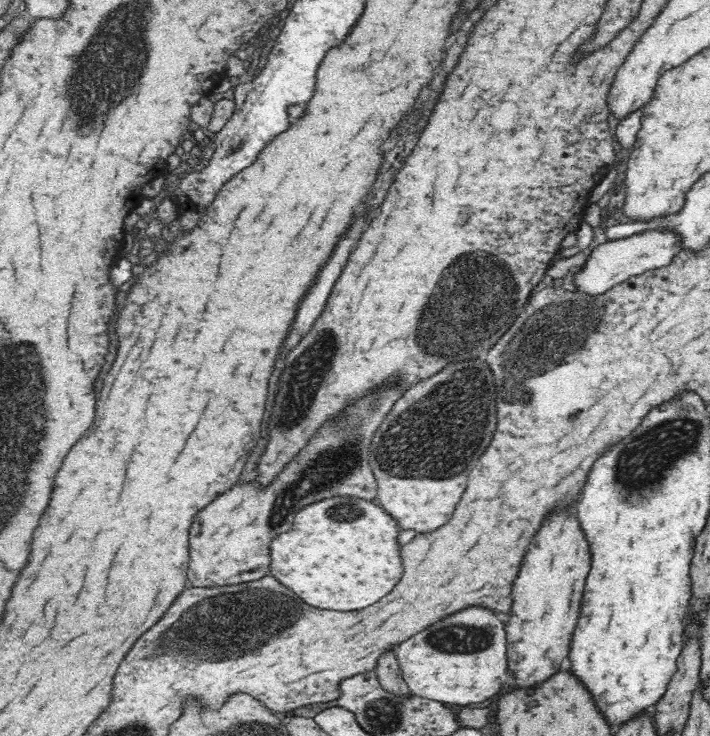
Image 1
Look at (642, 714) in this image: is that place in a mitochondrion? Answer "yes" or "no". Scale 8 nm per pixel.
no

